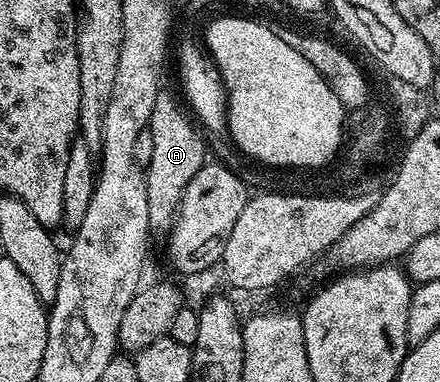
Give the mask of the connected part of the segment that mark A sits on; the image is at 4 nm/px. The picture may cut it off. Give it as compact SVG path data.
M162 93L154 105L154 113L150 113L148 132L154 140L154 153L146 168L146 205L150 205L150 225L156 233L160 230L163 232L176 218L186 185L190 185L194 173L198 173L198 169L202 169L206 162L205 136L198 130L189 112L184 111L180 111L179 105L168 93Z

